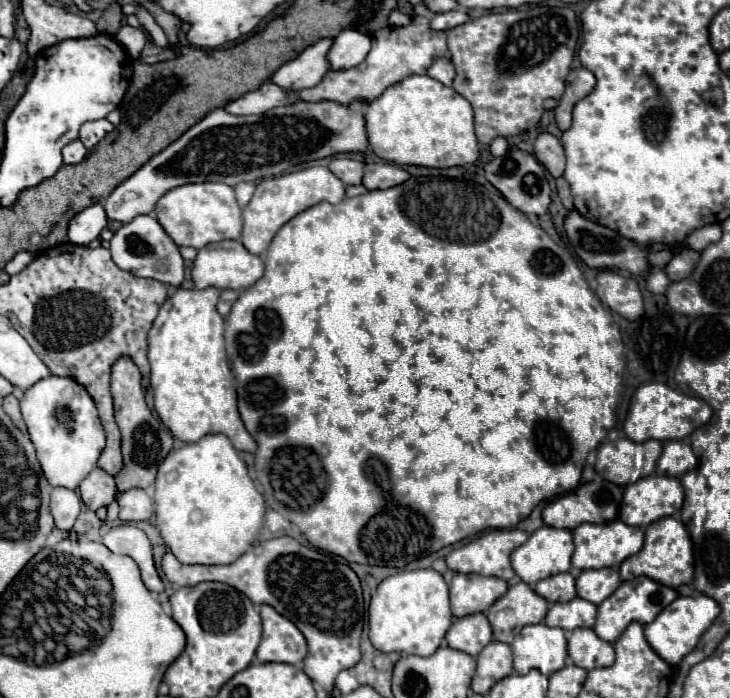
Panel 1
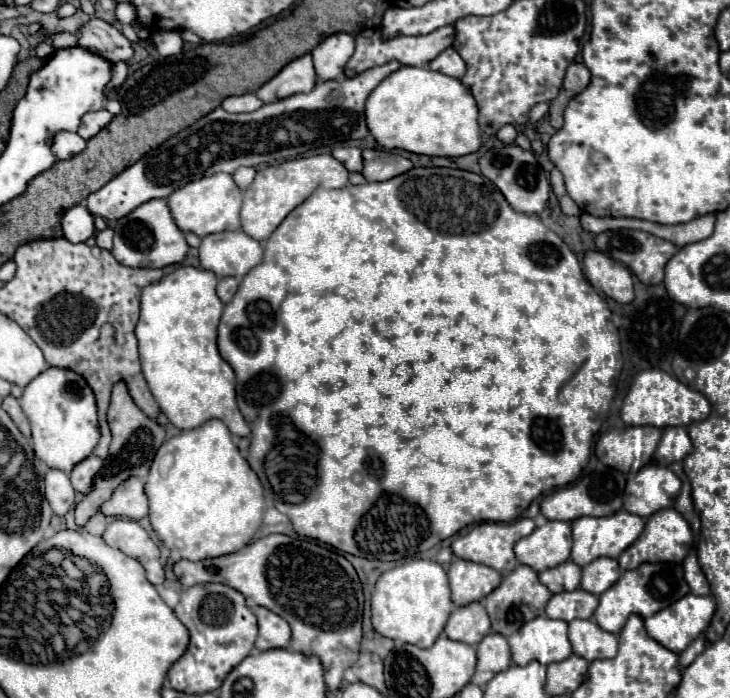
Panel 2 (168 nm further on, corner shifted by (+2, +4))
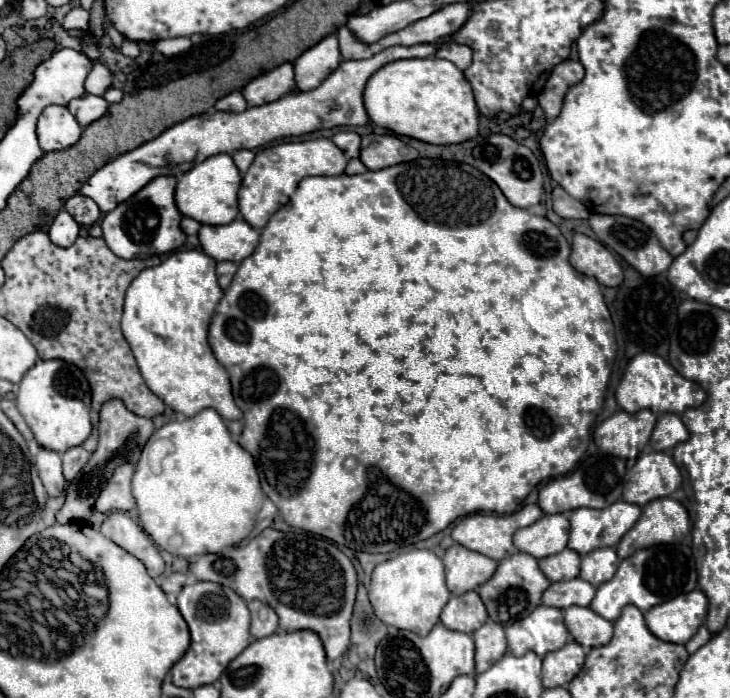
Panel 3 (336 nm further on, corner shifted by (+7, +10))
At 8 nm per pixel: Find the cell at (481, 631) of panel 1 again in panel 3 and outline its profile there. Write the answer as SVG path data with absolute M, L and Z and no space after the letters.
M477 592L451 596L441 612L441 624L455 630L473 634L487 622L487 610Z

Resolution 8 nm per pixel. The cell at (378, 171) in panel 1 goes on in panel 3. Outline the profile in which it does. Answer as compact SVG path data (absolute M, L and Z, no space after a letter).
M367 134L361 142L361 162L367 170L383 170L417 158L417 150L401 142L397 136Z

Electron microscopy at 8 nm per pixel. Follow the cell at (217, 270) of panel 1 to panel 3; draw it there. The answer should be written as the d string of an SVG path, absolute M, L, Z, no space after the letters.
M237 218L225 226L201 226L199 242L207 256L217 262L243 262L259 244L259 232Z

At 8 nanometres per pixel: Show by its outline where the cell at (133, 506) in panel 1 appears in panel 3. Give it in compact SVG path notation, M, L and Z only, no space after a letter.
M123 464L119 466L111 480L107 482L107 488L103 488L103 492L99 494L99 500L95 502L95 508L99 512L111 512L111 510L133 510L135 508L135 498L131 494L131 480L135 474L135 466L131 464Z

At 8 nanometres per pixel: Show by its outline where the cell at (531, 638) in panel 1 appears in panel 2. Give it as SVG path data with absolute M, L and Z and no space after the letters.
M546 616L526 622L508 638L508 644L512 660L518 666L526 666L532 660L538 660L540 664L552 664L572 654L568 624L564 620L550 620Z

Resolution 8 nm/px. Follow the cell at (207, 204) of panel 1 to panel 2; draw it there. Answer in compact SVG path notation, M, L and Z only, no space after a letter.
M218 172L214 176L204 176L196 182L188 182L188 186L176 190L168 198L170 212L174 222L184 232L194 232L198 236L208 236L220 230L238 230L240 228L240 206L242 192L232 180L232 174Z

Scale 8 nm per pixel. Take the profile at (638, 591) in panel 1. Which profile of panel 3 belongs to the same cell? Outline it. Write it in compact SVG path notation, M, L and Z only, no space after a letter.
M683 542L681 546L659 546L659 550L645 548L645 550L637 550L633 556L621 562L615 576L597 588L589 608L595 614L603 616L605 620L615 622L623 606L627 604L633 604L645 612L661 602L667 602L695 588L697 588L697 572L695 572L695 560L689 542Z

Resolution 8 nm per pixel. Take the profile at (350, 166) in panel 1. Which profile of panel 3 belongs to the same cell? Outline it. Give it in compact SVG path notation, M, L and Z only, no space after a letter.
M337 132L333 136L333 144L343 150L347 158L359 158L359 134L357 132Z

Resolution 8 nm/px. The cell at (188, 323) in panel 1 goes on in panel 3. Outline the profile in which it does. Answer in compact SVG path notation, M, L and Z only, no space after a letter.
M179 250L159 266L143 270L127 288L121 328L123 328L123 336L127 338L135 354L145 384L151 388L155 396L159 396L165 402L165 406L185 416L195 416L195 412L201 412L203 408L215 408L219 416L225 420L241 420L243 414L233 402L227 370L213 356L207 342L207 328L211 316L215 312L217 302L223 296L223 290L219 288L215 276L215 264L217 262L203 252Z

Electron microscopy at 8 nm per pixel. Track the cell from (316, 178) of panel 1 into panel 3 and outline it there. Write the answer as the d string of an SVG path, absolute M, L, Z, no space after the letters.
M327 138L305 140L305 142L285 142L273 148L263 148L255 154L253 164L243 176L239 190L239 212L253 228L261 230L269 218L287 204L299 182L307 176L341 176L345 172L347 158L343 152Z

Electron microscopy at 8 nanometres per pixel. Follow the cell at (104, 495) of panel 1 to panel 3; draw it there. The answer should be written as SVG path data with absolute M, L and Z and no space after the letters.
M75 446L73 450L67 450L67 452L63 452L63 474L65 474L65 478L71 482L79 472L81 472L81 468L87 464L87 460L89 460L89 452L85 452L81 446Z

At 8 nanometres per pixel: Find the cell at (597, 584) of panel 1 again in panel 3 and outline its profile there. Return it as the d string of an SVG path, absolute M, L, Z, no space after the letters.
M597 548L581 558L581 578L593 586L599 586L613 578L621 560L615 554L615 548Z

